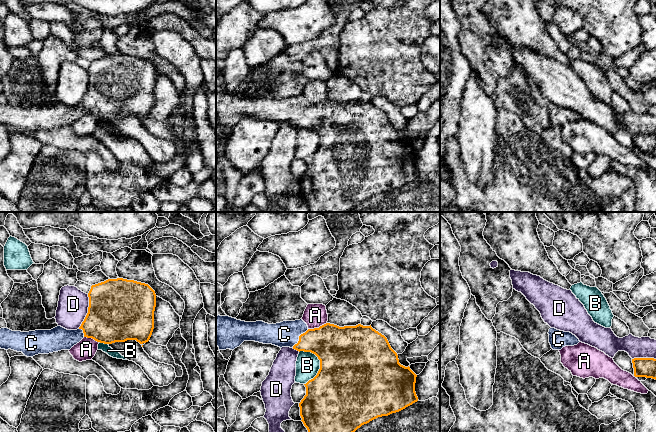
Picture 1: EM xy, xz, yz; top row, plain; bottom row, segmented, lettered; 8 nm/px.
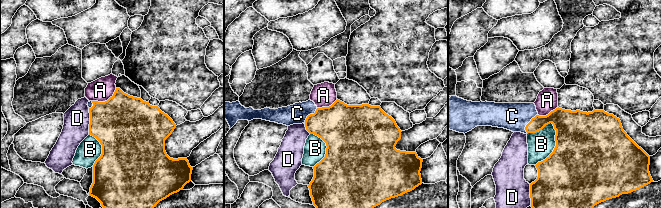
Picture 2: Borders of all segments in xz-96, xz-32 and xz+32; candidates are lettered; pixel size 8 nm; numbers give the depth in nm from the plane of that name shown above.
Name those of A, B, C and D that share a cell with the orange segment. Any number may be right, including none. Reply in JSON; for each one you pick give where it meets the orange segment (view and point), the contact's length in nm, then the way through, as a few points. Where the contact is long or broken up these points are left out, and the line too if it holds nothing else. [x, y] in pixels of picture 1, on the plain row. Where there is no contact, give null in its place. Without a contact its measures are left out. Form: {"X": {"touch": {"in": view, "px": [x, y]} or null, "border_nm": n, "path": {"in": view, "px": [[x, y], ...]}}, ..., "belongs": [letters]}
{"C": {"touch": {"in": "xz", "px": [299, 113]}, "border_nm": 200, "path": {"in": "xz", "px": [[329, 118], [306, 116], [299, 113], [295, 110], [284, 110]]}}, "belongs": ["C"]}

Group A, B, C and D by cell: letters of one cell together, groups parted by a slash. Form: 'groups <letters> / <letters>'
groups A / B / C / D

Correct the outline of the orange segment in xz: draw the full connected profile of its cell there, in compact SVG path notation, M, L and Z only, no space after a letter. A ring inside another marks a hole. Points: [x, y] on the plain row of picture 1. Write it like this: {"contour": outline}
{"contour": "M229 92L216 93L216 121L219 126L234 126L244 117L272 120L280 124L290 123L299 128L311 128L318 133L320 145L313 155L304 160L306 171L299 179L301 197L309 212L349 212L362 201L378 193L399 188L418 177L415 168L417 151L409 142L405 143L399 139L398 131L387 114L371 101L339 103L326 99L319 104L309 105L302 95L268 100L263 97L245 98Z"}

